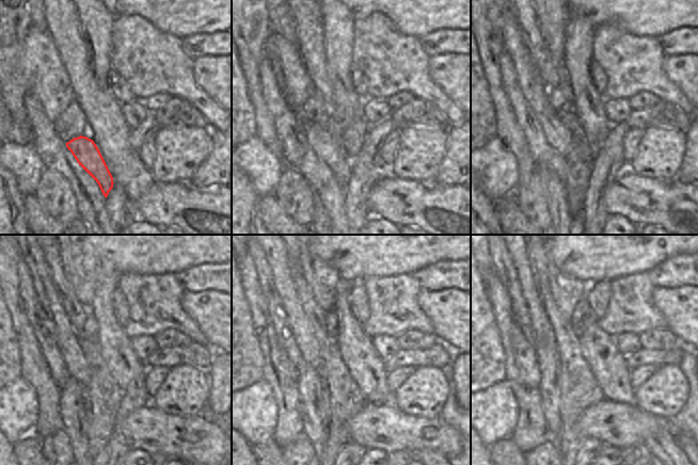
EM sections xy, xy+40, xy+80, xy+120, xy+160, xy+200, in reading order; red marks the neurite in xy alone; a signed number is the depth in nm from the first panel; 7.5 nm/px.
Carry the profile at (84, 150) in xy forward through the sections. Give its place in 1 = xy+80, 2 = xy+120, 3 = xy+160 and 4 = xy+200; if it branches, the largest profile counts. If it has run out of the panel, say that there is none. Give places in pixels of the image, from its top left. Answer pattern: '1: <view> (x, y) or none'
1: xy+80 (558, 137)
2: xy+120 (50, 311)
3: xy+160 (276, 256)
4: xy+200 (540, 324)

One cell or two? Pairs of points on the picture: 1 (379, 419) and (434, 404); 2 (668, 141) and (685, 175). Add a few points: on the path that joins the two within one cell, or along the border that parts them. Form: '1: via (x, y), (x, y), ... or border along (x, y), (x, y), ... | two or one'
1: border along (393, 403), (407, 414), (423, 416), (429, 419) | two
2: border along (685, 141), (685, 153), (676, 177) | two

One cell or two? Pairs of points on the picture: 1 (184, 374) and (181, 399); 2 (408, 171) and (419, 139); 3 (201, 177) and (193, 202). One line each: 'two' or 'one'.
1: one
2: one
3: two

